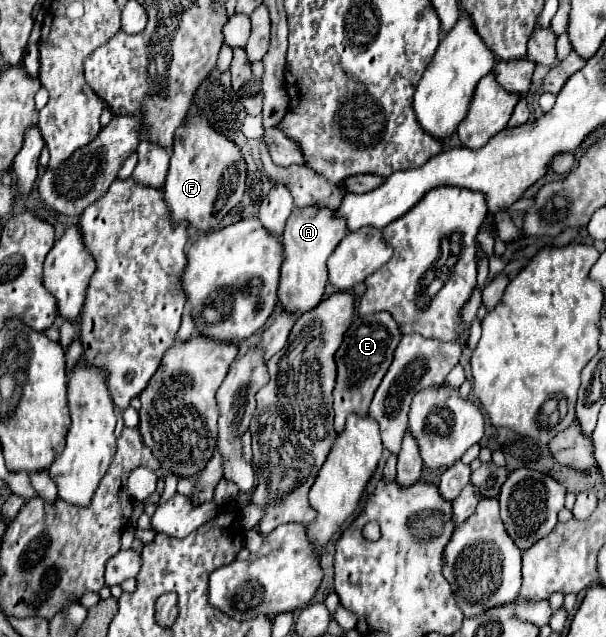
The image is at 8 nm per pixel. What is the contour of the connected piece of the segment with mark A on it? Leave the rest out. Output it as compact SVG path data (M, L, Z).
M304 207L292 211L282 235L284 263L282 263L280 285L278 285L278 301L286 313L296 315L318 307L318 303L324 297L324 287L328 283L326 261L346 233L348 233L346 221L338 219L330 209Z

